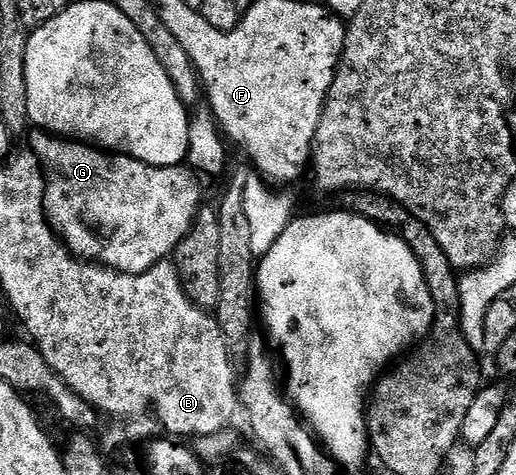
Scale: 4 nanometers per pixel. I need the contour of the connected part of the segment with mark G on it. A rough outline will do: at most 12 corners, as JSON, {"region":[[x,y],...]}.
{"region":[[41,130],[46,221],[128,274],[173,257],[203,203],[189,166]]}

